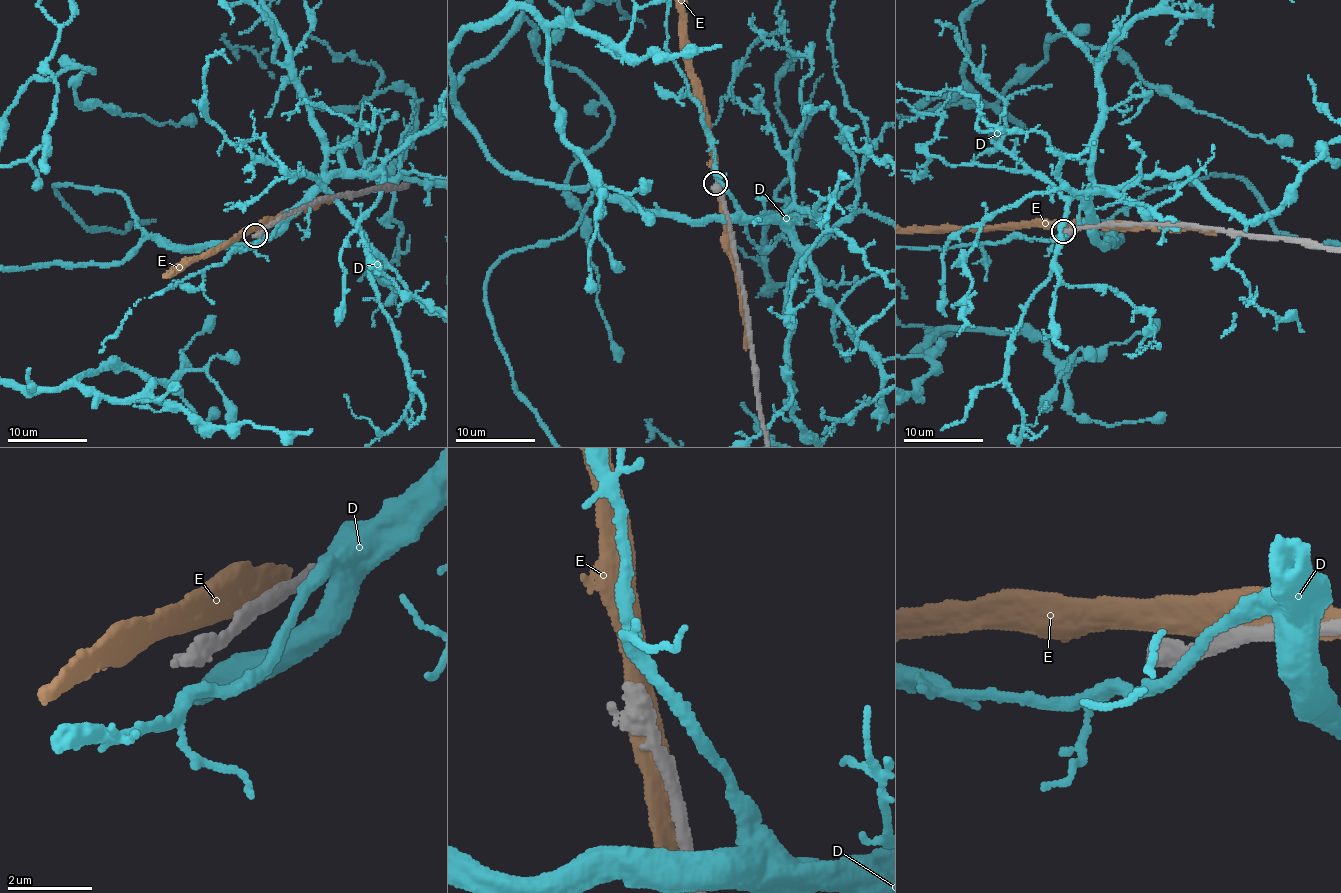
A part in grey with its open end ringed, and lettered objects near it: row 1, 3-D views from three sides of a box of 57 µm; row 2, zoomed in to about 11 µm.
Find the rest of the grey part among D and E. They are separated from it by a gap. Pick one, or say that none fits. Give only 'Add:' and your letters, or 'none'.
Add: none

